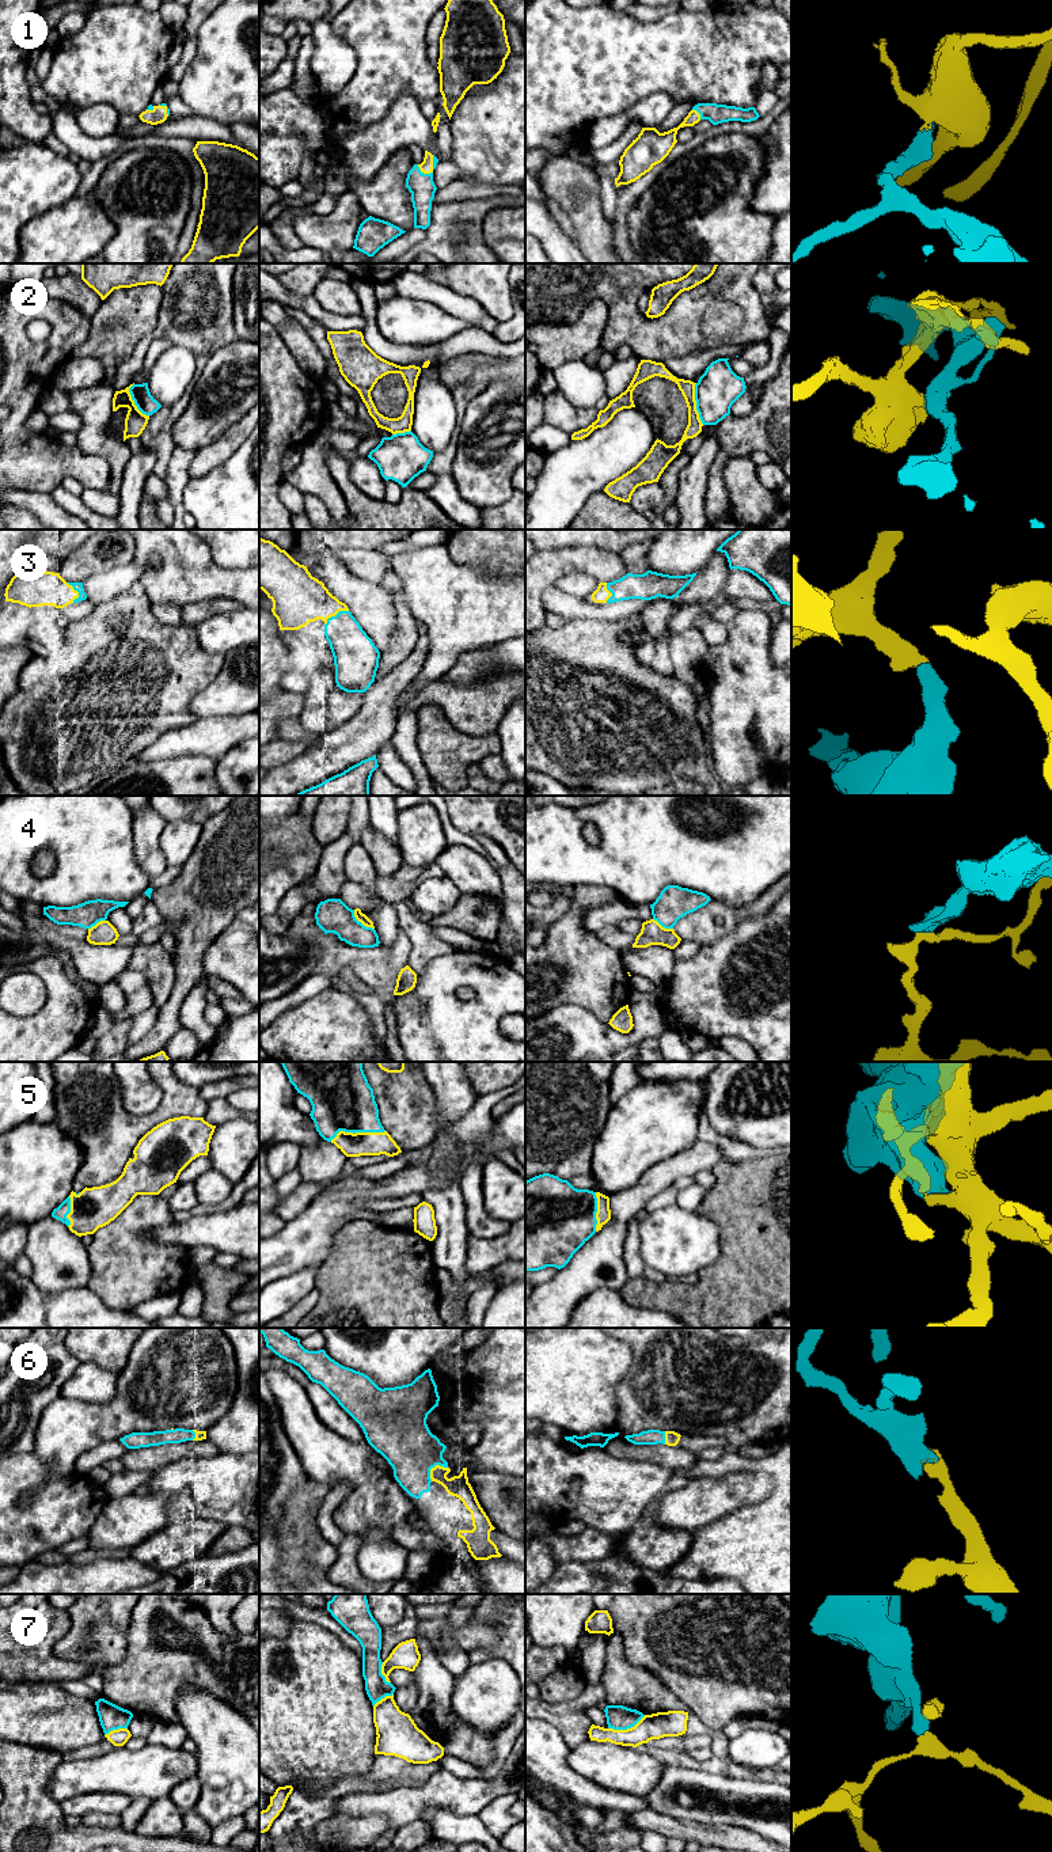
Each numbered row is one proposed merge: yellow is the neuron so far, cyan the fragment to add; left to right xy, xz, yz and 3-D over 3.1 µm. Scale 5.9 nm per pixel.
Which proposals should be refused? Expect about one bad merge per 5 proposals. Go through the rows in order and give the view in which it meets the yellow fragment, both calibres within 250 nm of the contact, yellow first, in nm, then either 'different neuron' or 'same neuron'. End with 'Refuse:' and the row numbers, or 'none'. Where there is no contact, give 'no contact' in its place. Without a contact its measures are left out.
1: contact in xz; calibres 80 and 150 nm; same neuron
2: contact in yz; calibres 90 and 240 nm; different neuron
3: contact in xz; calibres 300 and 240 nm; same neuron
4: contact in xz; calibres 60 and 200 nm; different neuron
5: contact in xz; calibres 140 and 360 nm; same neuron
6: contact in xz; calibres 130 and 320 nm; same neuron
7: contact in yz; calibres 150 and 140 nm; different neuron
Refuse: 2, 4, 7

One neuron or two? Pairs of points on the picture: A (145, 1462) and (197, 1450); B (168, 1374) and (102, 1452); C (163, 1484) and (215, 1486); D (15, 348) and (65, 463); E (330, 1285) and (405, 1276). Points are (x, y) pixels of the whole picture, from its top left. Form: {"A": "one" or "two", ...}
{"A": "one", "B": "two", "C": "one", "D": "one", "E": "one"}

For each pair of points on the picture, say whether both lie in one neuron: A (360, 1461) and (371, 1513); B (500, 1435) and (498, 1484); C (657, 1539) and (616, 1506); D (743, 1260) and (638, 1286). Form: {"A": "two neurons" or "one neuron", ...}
{"A": "one neuron", "B": "two neurons", "C": "two neurons", "D": "one neuron"}

